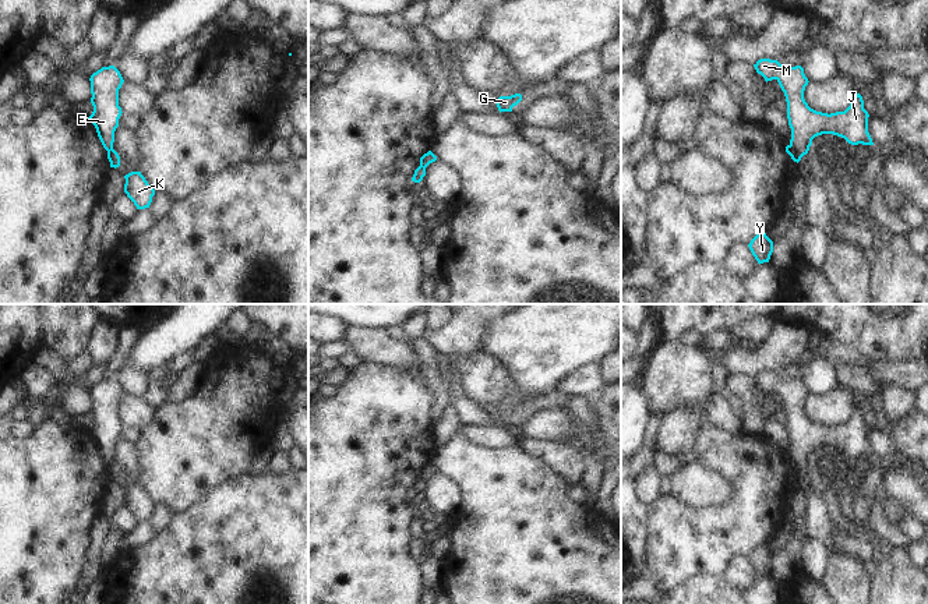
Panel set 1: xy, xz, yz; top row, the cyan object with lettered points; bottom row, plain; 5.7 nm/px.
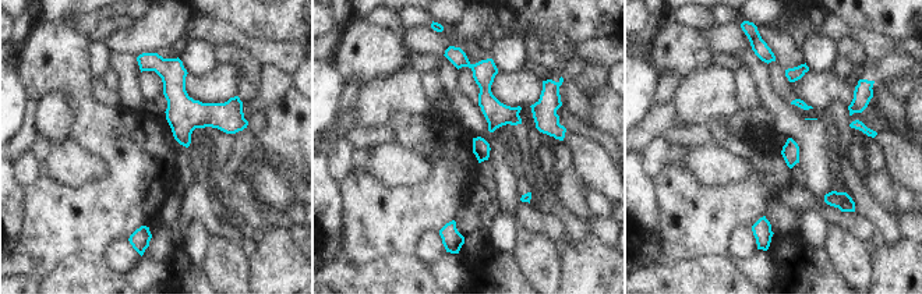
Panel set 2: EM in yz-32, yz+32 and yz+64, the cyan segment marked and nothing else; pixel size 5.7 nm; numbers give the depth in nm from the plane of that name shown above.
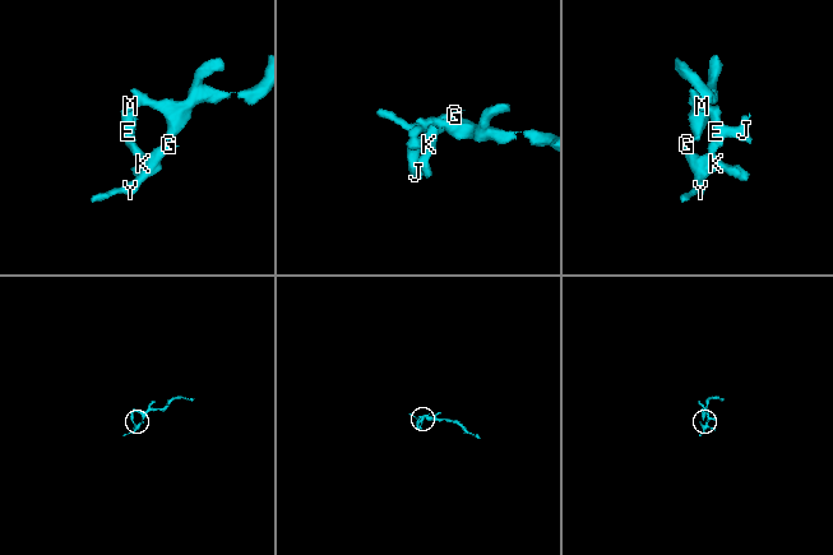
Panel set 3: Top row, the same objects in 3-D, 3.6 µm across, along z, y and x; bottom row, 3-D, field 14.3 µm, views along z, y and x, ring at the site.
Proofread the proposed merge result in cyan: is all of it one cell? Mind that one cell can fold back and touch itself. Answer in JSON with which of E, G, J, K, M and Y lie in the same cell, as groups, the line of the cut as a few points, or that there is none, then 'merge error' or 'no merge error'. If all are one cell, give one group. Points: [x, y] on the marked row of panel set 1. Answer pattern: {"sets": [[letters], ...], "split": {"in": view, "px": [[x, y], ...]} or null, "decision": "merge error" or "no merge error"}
{"sets": [["E", "J", "M"], ["G", "K", "Y"]], "split": {"in": "yz", "px": [[790, 142], [801, 156]]}, "decision": "merge error"}

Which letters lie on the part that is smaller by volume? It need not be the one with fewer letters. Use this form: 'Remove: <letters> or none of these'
Remove: G, K, Y

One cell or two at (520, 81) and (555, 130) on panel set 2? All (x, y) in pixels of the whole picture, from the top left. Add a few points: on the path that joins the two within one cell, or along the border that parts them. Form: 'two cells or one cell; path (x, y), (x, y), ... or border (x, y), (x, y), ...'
two cells; border (543, 81), (540, 96), (530, 106)

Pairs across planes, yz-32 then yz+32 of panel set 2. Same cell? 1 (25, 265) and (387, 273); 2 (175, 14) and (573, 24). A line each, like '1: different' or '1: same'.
1: same
2: different

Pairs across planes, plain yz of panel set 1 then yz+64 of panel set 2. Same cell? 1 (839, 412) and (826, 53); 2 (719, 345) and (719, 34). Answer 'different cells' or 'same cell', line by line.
1: different cells
2: different cells

